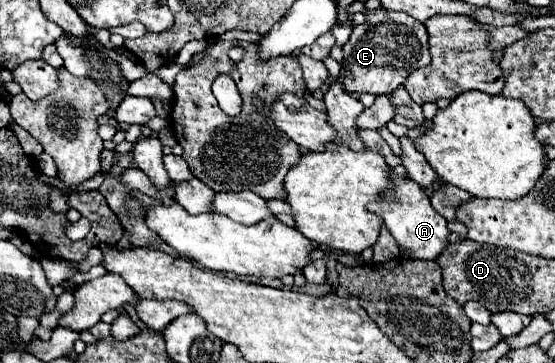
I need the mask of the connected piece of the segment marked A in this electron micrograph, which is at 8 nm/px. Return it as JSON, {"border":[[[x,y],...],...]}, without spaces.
{"border":[[[393,175],[395,191],[385,197],[385,201],[369,205],[369,211],[383,217],[383,223],[395,237],[401,253],[405,253],[409,259],[437,259],[443,249],[449,245],[449,227],[445,217],[441,217],[429,203],[427,193],[411,179],[403,179]]]}

